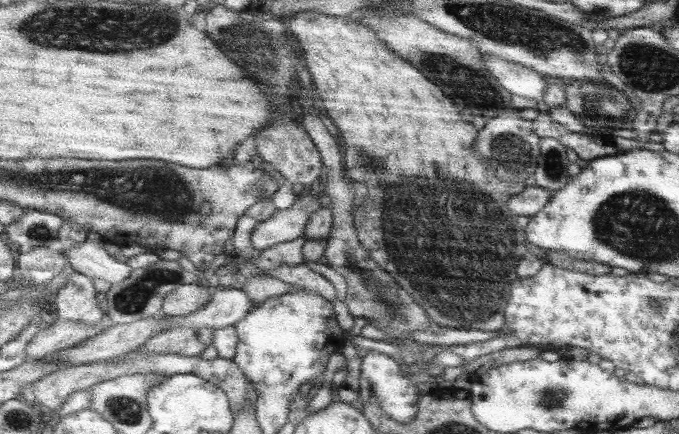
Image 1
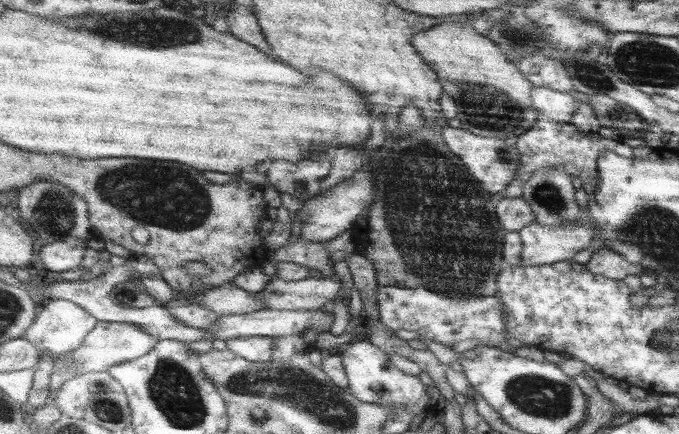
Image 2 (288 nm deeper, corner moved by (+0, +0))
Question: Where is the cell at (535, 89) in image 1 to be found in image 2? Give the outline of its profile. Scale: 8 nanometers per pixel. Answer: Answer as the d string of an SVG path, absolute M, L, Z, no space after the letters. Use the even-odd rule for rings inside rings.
M535 86L535 90L533 90L533 106L541 114L551 116L557 122L569 124L575 110L579 108L577 102L579 100L575 100L573 94L559 92L559 90L553 90L553 88L547 88L547 86Z

